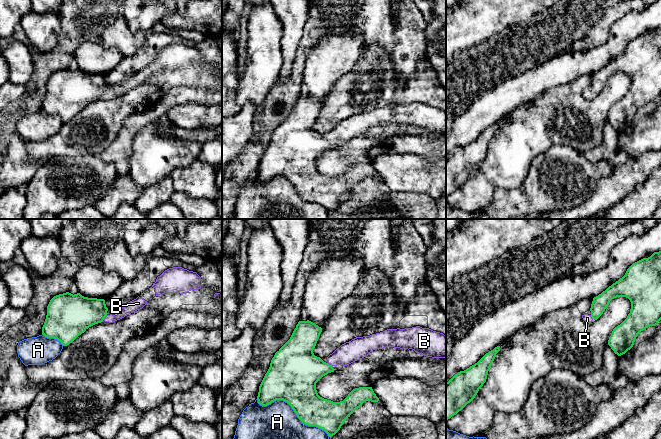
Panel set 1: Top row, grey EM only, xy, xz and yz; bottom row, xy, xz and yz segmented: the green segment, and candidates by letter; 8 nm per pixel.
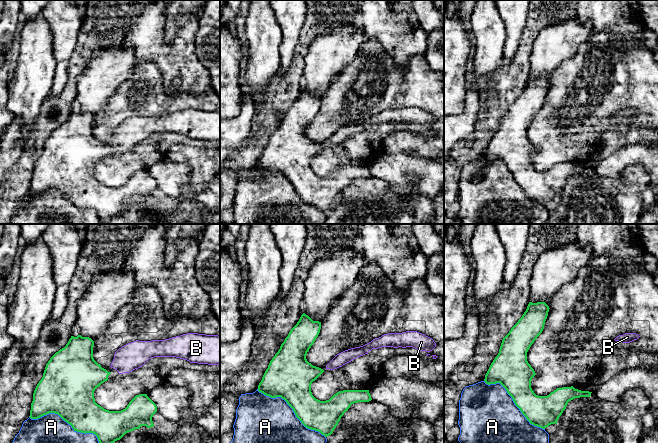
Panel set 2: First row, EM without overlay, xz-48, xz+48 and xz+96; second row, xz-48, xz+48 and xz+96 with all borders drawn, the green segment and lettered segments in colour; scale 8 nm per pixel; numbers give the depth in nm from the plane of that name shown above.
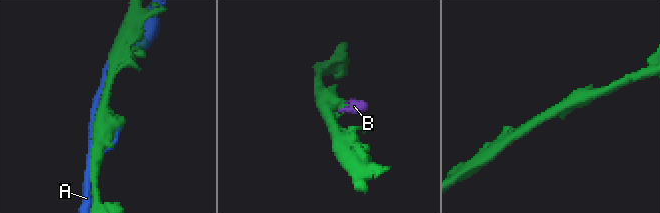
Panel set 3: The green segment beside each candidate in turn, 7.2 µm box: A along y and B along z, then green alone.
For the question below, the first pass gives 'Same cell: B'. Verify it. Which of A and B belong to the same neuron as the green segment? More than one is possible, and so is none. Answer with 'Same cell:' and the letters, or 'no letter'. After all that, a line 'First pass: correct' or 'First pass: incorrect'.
Same cell: B
First pass: correct

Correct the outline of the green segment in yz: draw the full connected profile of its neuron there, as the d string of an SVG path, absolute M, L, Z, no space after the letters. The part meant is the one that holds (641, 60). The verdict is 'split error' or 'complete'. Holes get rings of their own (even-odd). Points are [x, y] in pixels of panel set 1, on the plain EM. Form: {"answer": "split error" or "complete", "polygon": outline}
{"answer": "split error", "polygon": "M661 27L633 39L625 51L593 74L591 90L582 91L586 99L597 96L610 77L626 73L631 78L627 94L612 107L608 121L621 132L630 126L638 110L661 96Z"}

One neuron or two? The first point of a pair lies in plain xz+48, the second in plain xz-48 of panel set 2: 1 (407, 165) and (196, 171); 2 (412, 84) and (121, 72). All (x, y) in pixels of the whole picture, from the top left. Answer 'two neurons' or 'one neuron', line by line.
1: two neurons
2: two neurons

